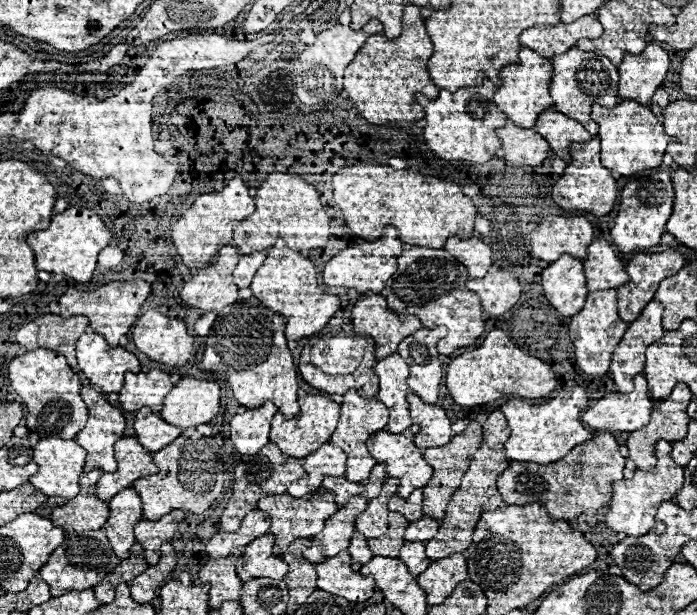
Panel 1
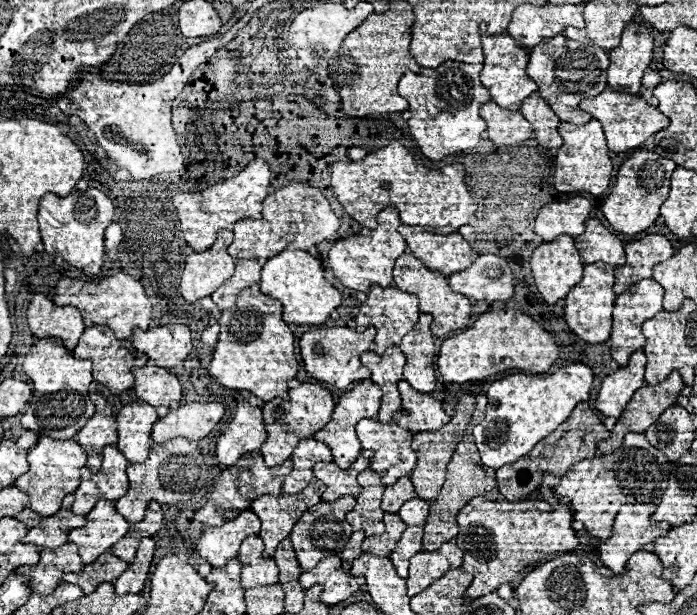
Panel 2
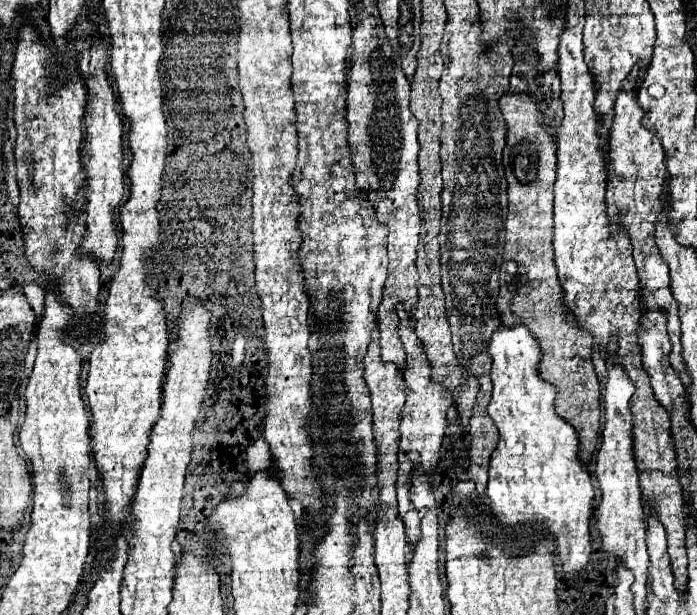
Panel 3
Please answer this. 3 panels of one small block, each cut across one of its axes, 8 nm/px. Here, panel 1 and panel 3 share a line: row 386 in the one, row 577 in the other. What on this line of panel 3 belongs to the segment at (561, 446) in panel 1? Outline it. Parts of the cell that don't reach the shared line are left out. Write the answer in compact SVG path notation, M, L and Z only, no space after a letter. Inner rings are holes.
M498 326L498 330L492 334L490 340L490 356L492 356L490 376L494 392L492 392L492 402L488 406L488 414L500 432L498 448L492 452L490 458L490 482L486 490L490 498L490 510L502 526L526 526L530 532L550 536L556 544L556 554L562 562L562 570L566 576L570 576L570 580L566 582L568 584L572 580L578 582L590 560L588 520L592 512L594 488L586 466L578 460L576 432L566 420L562 420L554 412L556 388L538 378L540 348L528 328Z

